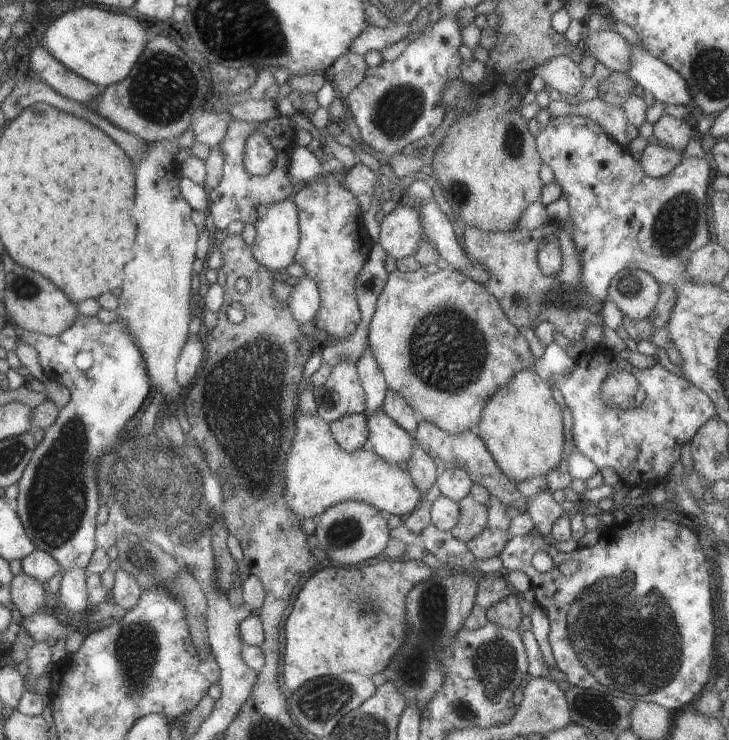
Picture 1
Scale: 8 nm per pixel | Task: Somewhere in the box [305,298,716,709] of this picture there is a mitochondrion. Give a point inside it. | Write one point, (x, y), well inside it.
(621, 630)

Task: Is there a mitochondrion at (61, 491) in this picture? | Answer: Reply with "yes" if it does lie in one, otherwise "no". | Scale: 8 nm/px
yes

